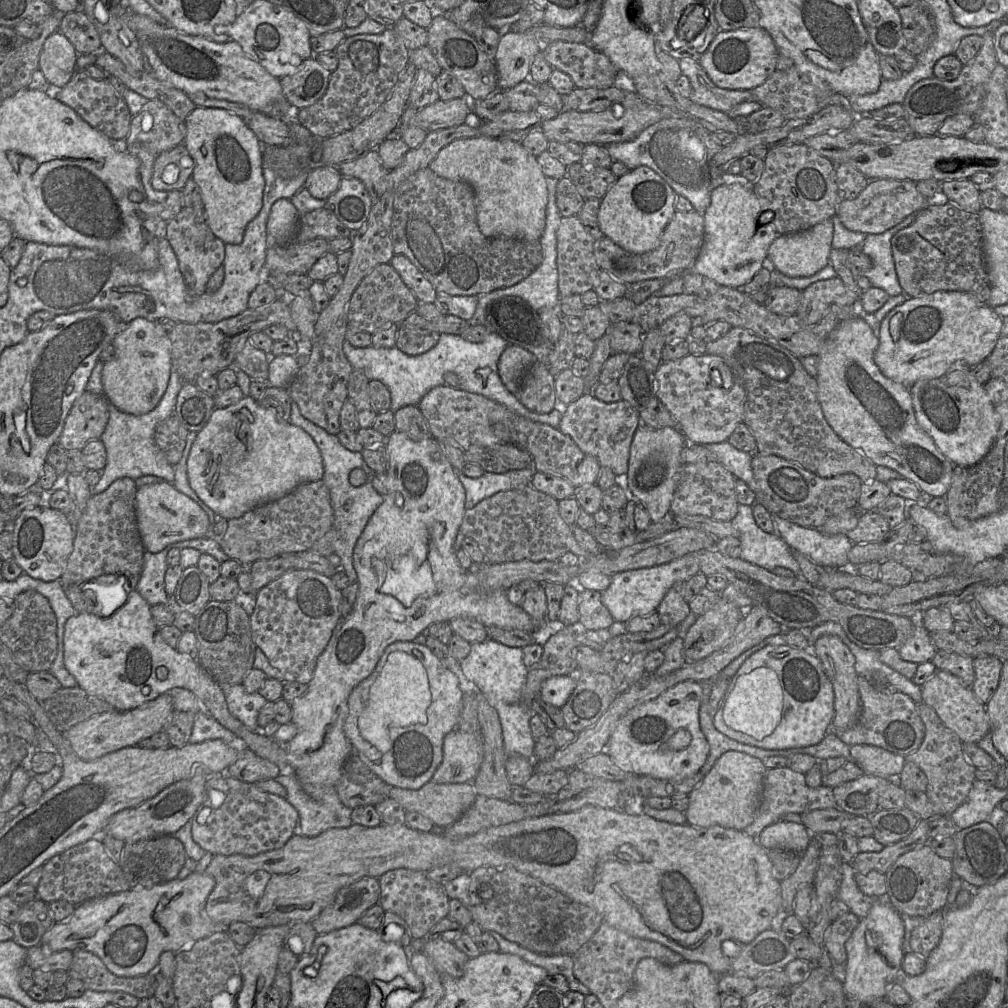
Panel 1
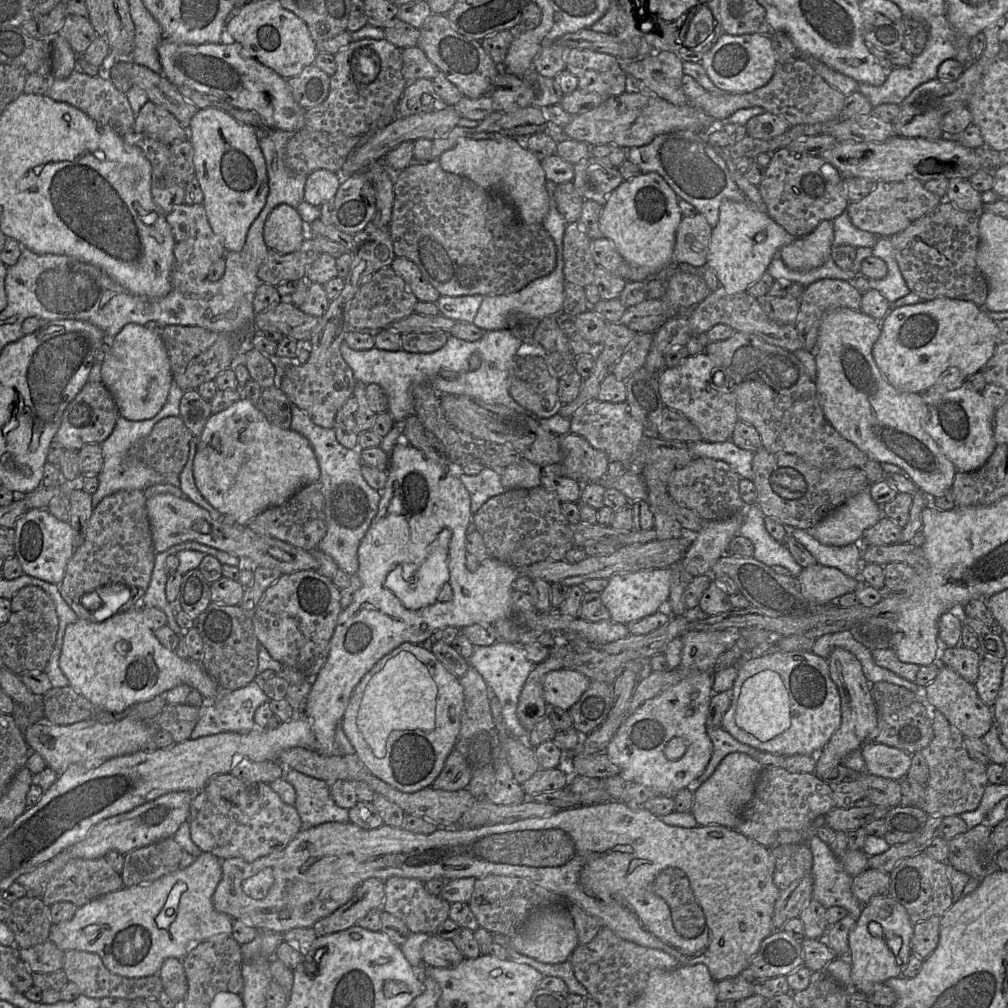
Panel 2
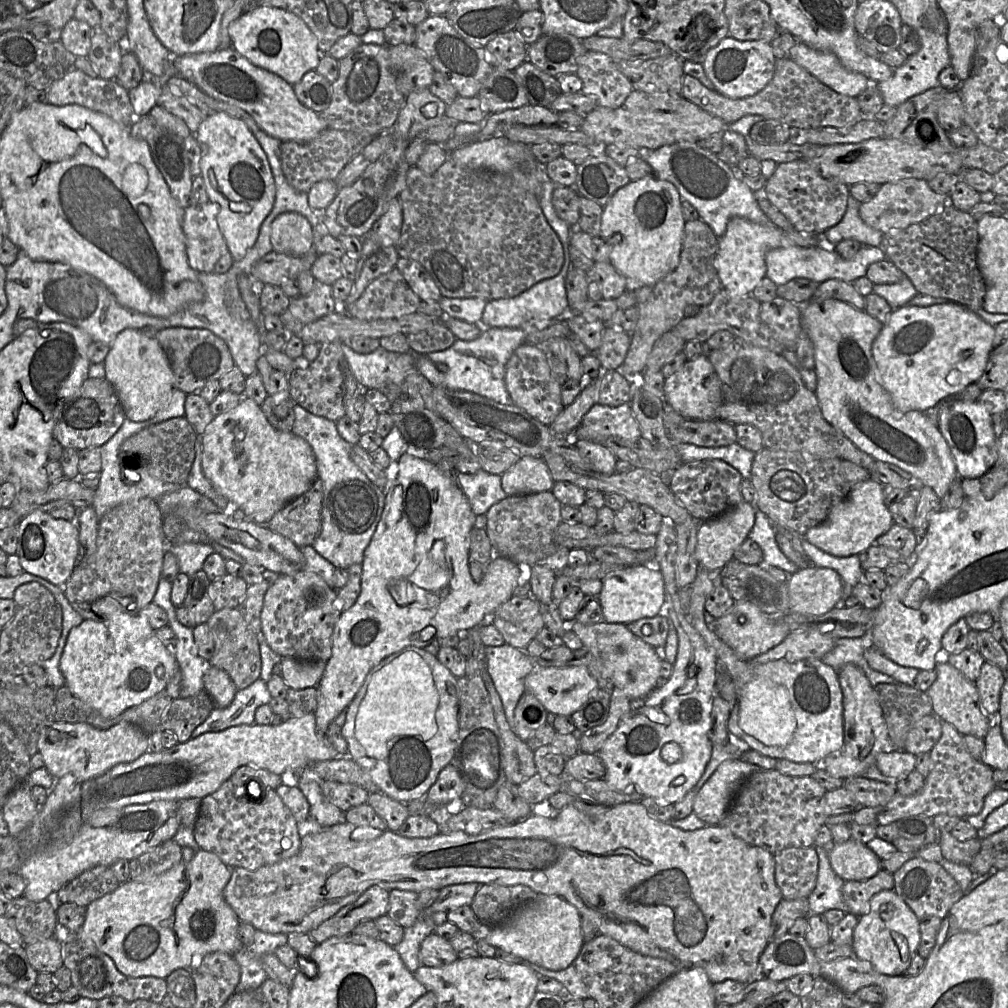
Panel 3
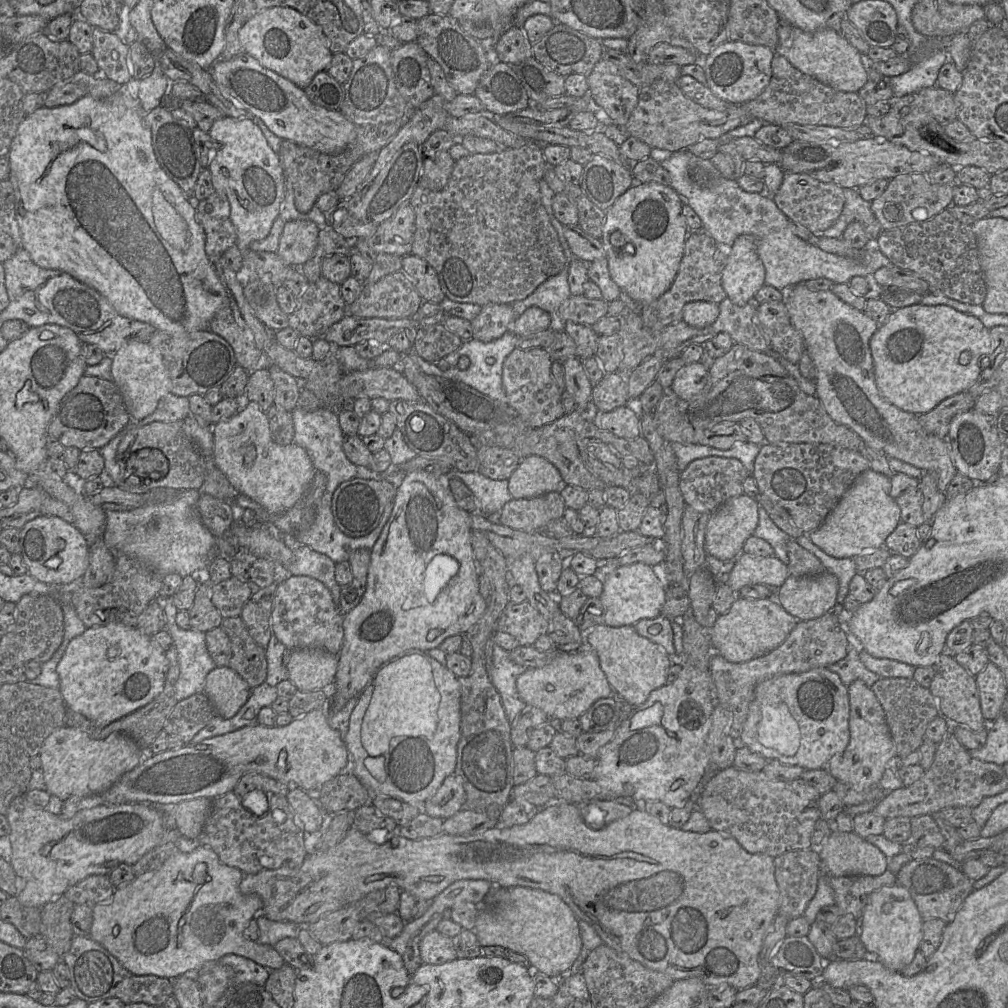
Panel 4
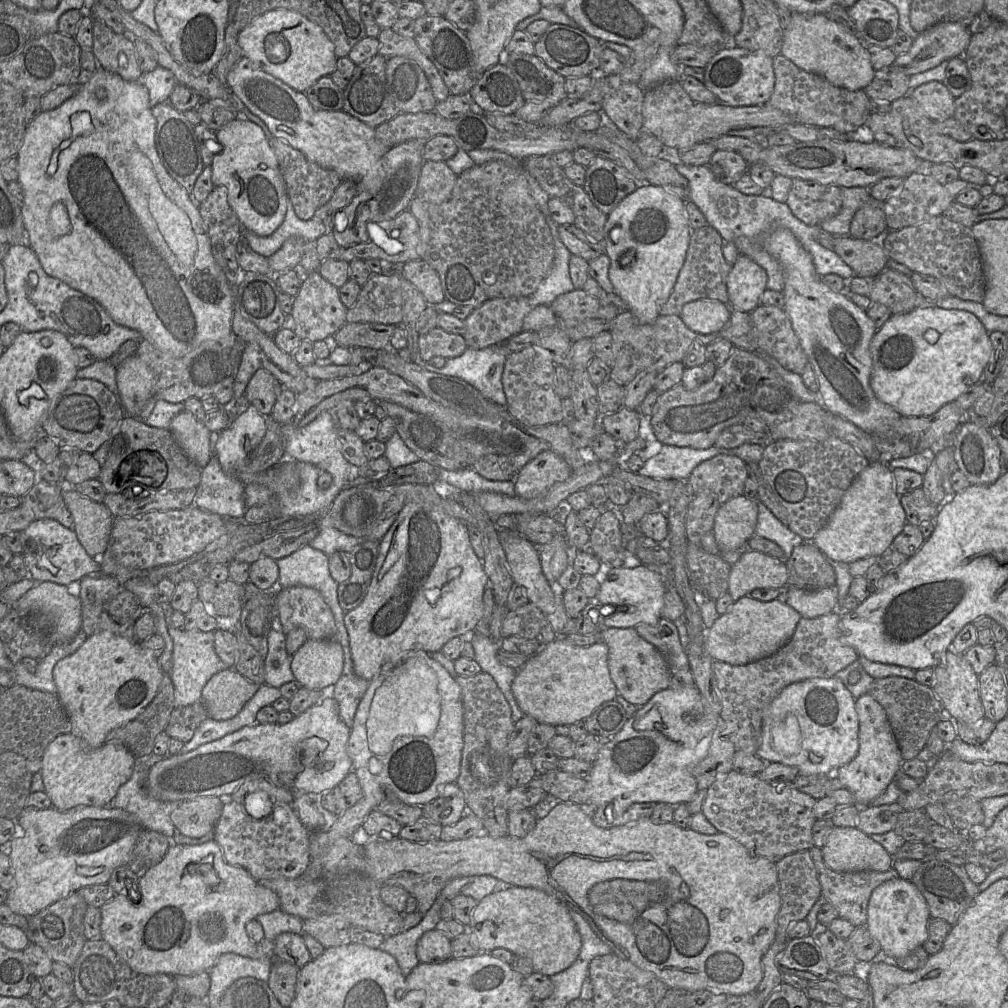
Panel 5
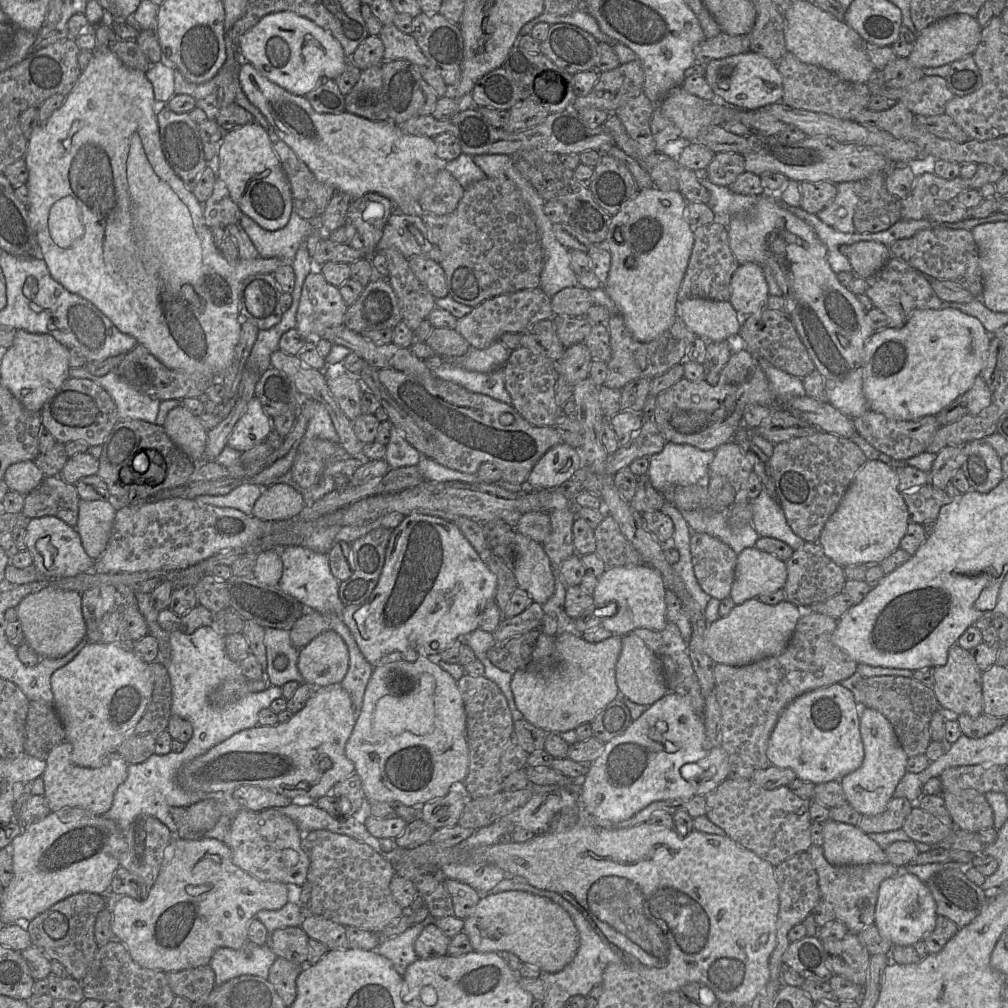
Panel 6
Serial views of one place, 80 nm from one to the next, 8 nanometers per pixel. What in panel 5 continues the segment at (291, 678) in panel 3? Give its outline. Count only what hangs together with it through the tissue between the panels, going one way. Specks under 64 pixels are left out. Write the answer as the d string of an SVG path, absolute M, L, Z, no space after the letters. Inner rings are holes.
M334 639L307 640L293 655L291 670L304 688L330 692L344 668L344 651Z

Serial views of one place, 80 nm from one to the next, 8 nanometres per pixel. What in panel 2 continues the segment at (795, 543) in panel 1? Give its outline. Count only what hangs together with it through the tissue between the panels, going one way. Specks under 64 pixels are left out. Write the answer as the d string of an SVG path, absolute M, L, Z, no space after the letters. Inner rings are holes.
M791 526L785 527L787 533L801 543L818 564L835 567L849 577L860 579L862 546L859 542L846 546L824 545L812 537L806 530Z

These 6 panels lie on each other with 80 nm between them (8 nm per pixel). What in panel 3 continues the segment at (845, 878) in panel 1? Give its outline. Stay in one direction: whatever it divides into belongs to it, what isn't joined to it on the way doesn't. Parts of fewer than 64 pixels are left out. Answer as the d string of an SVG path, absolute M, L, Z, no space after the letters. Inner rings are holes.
M816 846L818 874L816 885L808 897L809 915L821 915L830 909L848 912L842 896L844 880L831 867L828 847Z

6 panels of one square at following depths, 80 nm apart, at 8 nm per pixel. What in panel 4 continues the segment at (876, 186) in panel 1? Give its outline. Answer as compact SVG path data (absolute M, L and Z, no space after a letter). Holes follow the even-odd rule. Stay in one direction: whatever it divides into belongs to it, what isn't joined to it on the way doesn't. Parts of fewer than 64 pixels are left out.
M905 174L889 180L882 195L871 203L871 209L883 230L894 230L925 222L953 203L955 184L931 184L925 174Z

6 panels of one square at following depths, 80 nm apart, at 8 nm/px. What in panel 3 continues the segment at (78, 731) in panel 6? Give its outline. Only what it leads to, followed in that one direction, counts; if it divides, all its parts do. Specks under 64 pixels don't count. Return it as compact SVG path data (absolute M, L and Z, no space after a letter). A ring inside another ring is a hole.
M106 596L101 599L96 600L92 604L93 612L96 613L96 615L98 617L100 617L102 619L102 621L96 622L93 620L84 620L78 626L73 627L70 630L66 643L65 643L63 653L61 655L60 661L59 661L59 669L65 678L65 685L70 689L72 694L74 696L76 696L77 698L79 698L80 700L82 700L87 705L89 705L90 707L92 707L93 709L95 709L97 712L99 712L105 718L117 717L119 714L121 714L126 709L142 703L143 701L154 696L161 690L165 689L170 678L178 670L180 670L174 655L171 652L171 649L166 648L158 640L158 638L155 635L155 630L153 630L150 627L147 619L143 615L140 615L139 613L137 615L130 615L129 613L121 611L121 613L113 614L112 612L116 608L120 608L120 607L119 607L118 602L111 598L112 598L112 596Z

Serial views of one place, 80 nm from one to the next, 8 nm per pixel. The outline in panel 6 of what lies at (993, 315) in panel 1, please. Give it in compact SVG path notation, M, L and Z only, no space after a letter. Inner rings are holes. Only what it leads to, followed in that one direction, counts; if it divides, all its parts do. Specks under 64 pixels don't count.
M953 308L916 310L903 327L874 332L863 352L863 392L869 410L901 421L937 415L981 375L990 339L977 318Z

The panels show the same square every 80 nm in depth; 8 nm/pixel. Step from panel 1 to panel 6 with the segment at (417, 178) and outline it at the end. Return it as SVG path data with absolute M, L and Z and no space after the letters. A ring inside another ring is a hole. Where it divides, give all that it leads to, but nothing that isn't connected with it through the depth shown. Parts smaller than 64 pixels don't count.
M486 177L464 189L456 209L449 214L421 212L429 240L441 251L448 295L456 302L476 307L487 299L506 293L534 289L540 285L544 250L533 213L520 191L506 177Z

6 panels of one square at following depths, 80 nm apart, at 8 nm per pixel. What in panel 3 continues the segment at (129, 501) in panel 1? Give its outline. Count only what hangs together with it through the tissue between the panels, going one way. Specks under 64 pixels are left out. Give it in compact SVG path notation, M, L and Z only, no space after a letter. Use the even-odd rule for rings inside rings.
M141 498L119 504L110 509L98 522L96 552L81 559L73 569L63 586L63 593L71 607L83 620L102 621L92 610L92 604L103 597L130 597L128 610L124 612L137 615L146 605L152 602L161 577L164 554L168 551L168 542L163 533L163 516L156 503L150 498Z

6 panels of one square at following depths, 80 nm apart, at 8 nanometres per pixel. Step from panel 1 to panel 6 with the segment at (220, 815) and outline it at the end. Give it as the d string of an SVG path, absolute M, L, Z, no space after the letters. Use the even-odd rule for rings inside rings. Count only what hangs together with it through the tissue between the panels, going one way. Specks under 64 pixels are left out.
M242 809L234 816L224 842L231 850L232 862L258 880L300 888L306 883L309 871L309 858L302 848L302 835L297 825L277 809Z

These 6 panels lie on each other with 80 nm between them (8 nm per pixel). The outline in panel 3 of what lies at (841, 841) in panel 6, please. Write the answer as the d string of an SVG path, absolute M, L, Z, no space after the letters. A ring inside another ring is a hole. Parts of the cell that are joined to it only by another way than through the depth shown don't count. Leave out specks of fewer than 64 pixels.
M852 838L844 843L831 843L828 846L828 856L832 869L844 881L867 880L882 868L880 858L866 844Z

